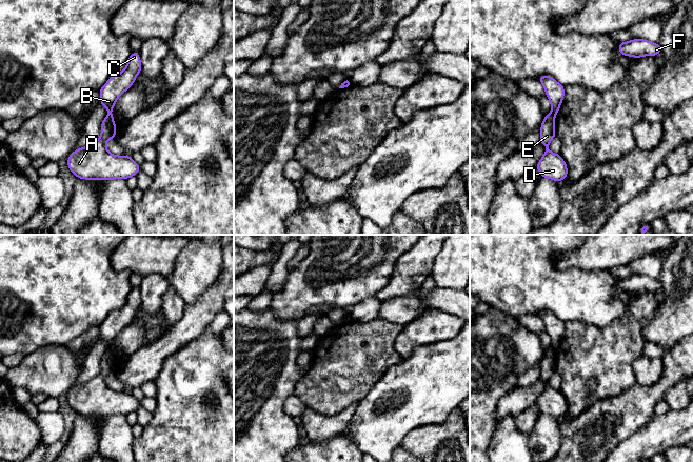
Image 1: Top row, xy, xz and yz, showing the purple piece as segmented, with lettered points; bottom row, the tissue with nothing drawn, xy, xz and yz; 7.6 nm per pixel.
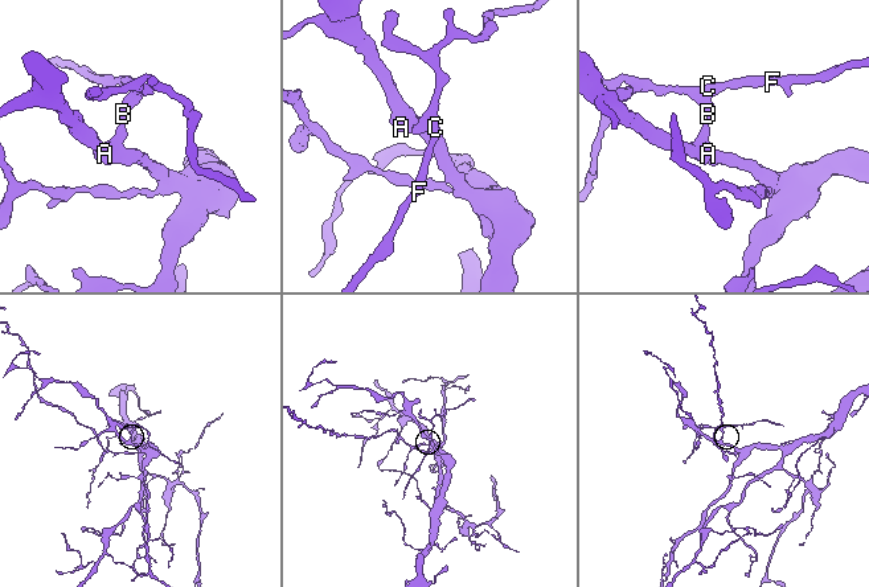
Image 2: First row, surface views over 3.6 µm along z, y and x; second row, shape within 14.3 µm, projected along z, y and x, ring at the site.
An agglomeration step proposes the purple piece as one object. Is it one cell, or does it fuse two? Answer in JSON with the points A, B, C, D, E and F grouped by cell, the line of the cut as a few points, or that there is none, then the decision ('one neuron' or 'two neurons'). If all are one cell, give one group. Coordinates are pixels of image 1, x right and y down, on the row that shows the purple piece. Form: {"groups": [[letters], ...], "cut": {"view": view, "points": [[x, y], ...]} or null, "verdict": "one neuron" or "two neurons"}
{"groups": [["A", "D", "E"], ["B", "C", "F"]], "cut": {"view": "xy", "points": [[109, 113], [112, 114]]}, "verdict": "two neurons"}

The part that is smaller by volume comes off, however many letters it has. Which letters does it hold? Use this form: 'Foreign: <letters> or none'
Foreign: B, C, F

